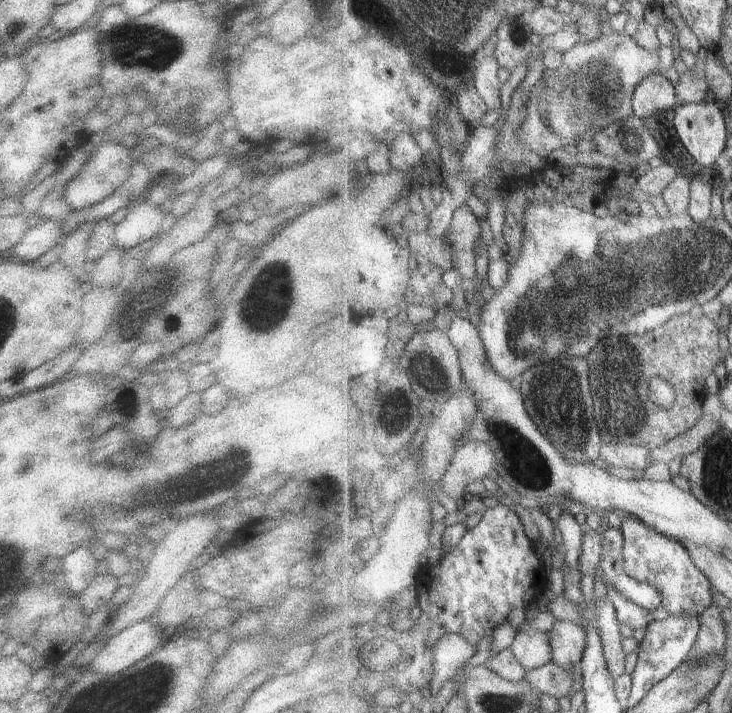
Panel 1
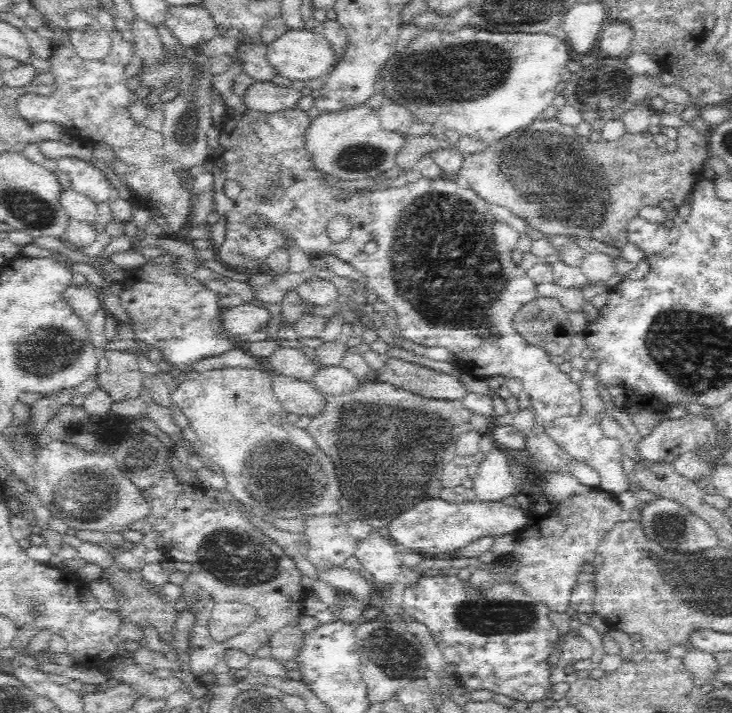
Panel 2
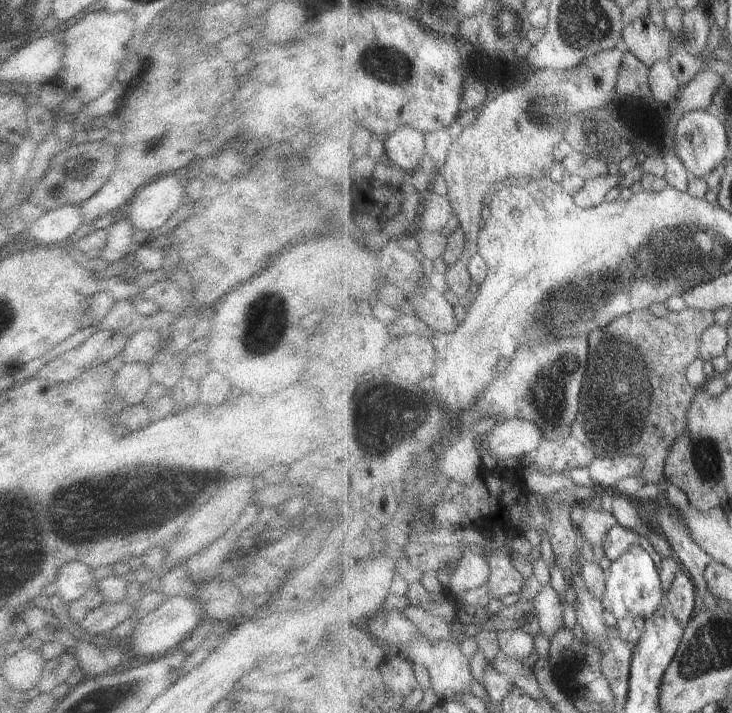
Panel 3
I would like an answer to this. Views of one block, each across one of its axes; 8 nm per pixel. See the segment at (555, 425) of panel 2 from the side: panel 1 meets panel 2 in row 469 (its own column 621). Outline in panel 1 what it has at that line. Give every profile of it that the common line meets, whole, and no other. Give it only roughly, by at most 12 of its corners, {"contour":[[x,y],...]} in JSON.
{"contour":[[608,588],[617,618],[631,629],[655,622],[655,609],[631,602]]}

